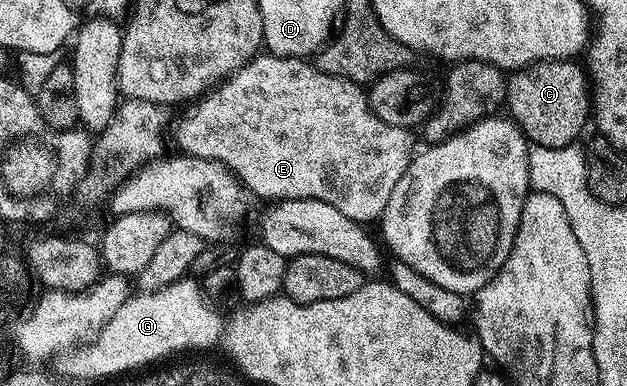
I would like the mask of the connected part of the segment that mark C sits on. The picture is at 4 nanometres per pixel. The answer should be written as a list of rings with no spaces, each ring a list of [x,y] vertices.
[[[551,60],[549,62],[533,62],[520,70],[513,71],[504,82],[504,103],[508,109],[509,117],[521,127],[529,137],[539,146],[564,146],[582,130],[582,125],[588,122],[588,111],[592,102],[588,97],[588,90],[582,87],[584,82],[583,71],[572,60]]]

